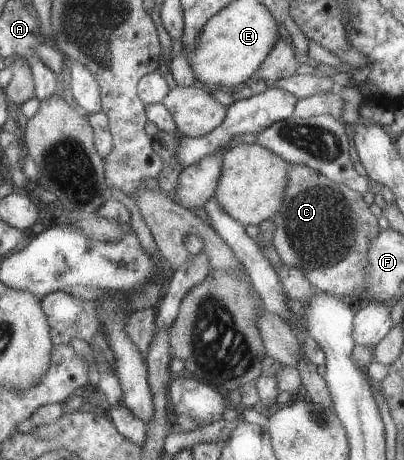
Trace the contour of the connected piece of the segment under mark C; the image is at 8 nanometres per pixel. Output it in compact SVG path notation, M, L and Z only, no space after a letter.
M299 164L288 165L288 179L279 209L270 217L274 223L272 244L279 256L280 263L296 267L323 293L339 297L348 302L359 301L362 291L362 269L369 241L380 232L376 218L369 212L361 194L327 179L310 167Z

